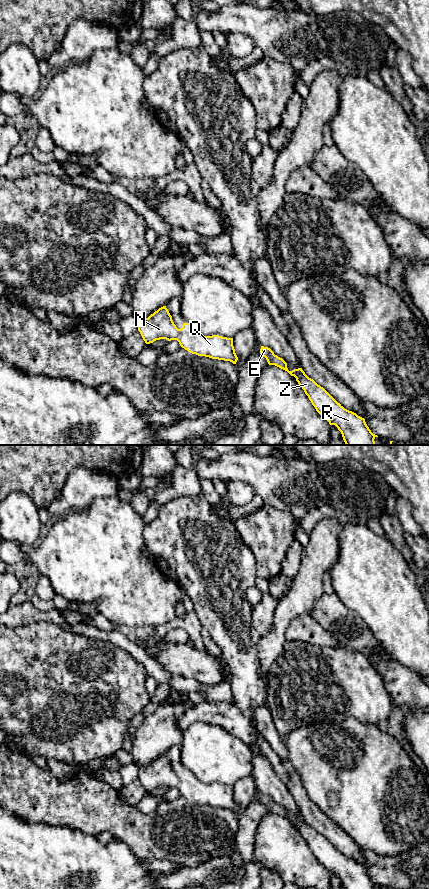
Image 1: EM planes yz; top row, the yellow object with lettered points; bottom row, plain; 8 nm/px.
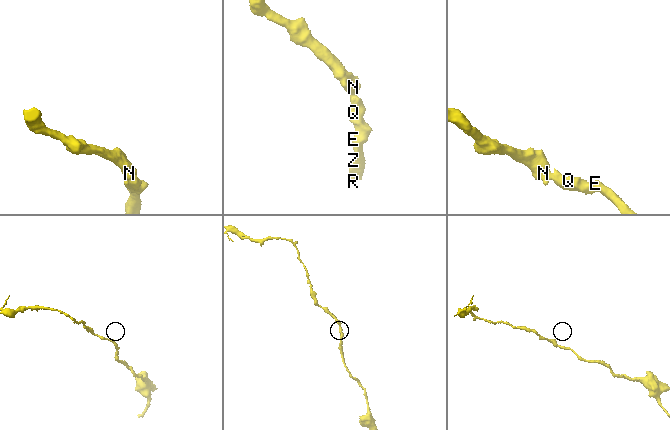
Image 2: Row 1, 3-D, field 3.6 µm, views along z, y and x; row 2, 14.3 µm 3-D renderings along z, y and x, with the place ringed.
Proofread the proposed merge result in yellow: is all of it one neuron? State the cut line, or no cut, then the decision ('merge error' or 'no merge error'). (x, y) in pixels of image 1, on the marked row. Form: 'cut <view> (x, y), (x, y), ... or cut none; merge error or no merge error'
cut none; no merge error

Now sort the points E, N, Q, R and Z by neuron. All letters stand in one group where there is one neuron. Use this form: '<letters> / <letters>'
E N Q R Z

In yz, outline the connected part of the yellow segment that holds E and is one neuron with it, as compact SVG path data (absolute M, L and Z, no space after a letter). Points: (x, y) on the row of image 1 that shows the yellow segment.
M261 346L260 354L269 365L275 365L296 378L316 411L341 432L346 445L376 445L374 439L378 436L371 432L365 419L345 409L323 387L309 378L302 368L289 371L287 363L268 347Z

